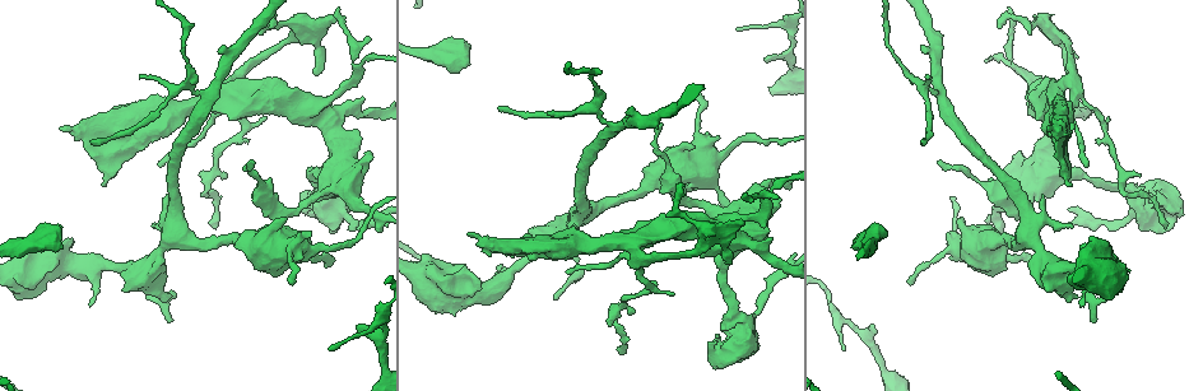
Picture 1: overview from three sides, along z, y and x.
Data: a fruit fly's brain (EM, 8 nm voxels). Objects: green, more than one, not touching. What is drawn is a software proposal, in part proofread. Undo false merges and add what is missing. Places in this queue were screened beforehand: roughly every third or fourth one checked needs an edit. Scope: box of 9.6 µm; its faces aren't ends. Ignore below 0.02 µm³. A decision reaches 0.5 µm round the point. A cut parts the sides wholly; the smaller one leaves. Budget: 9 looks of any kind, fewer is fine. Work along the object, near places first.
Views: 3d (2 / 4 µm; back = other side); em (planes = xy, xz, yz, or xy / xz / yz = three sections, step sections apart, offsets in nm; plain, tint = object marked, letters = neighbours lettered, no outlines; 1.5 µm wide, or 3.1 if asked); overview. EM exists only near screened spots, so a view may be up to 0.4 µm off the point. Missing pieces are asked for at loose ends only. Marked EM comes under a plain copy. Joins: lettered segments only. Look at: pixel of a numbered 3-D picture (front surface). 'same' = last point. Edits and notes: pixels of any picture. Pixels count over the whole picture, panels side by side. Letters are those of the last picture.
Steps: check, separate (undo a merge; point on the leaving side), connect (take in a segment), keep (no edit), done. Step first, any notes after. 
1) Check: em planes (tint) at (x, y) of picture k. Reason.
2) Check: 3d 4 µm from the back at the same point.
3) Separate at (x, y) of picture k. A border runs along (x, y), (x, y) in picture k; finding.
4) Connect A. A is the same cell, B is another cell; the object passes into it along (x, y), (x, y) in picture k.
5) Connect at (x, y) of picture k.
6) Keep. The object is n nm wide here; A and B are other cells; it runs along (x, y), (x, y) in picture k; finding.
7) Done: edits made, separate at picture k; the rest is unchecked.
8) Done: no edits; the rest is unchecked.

Check: 3d 4 µm at (748, 324) of picture 1. Thin arm on a thick one.

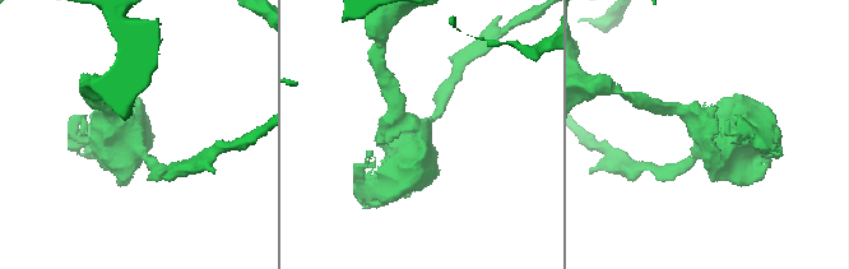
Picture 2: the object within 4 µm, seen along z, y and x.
Check: em planes (letters) at (705, 139) of picture 2.

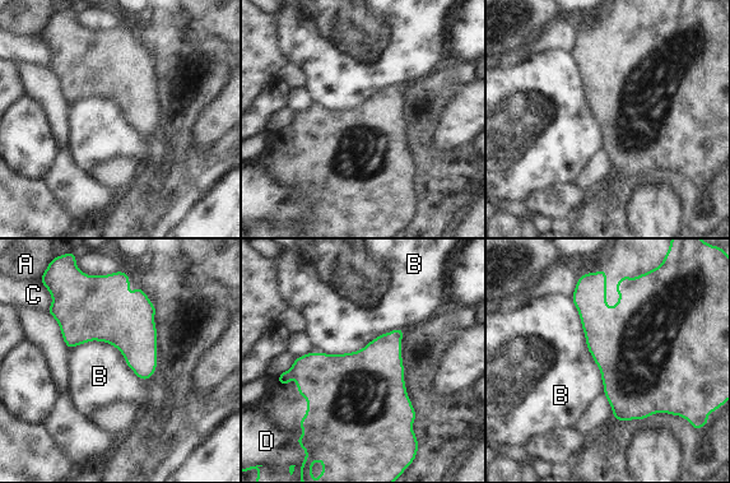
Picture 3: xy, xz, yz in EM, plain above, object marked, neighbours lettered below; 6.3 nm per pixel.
Keep. The longest contact is with B, 650 nm; A, B, C and D are other cells; a border runs along (571, 297), (604, 393) in picture 3; all the same cell.

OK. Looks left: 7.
Check: em planes (tint) at (1031, 197) of picture 1.

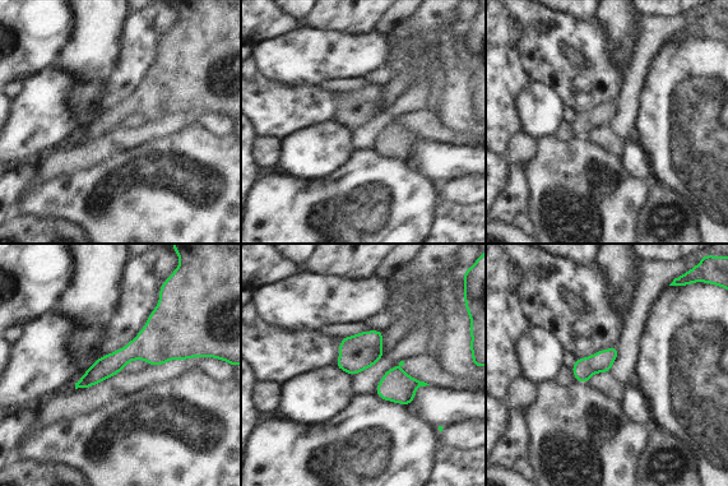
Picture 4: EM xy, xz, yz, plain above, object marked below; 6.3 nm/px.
Check: em planes (letters) at the same point. What lies round it.

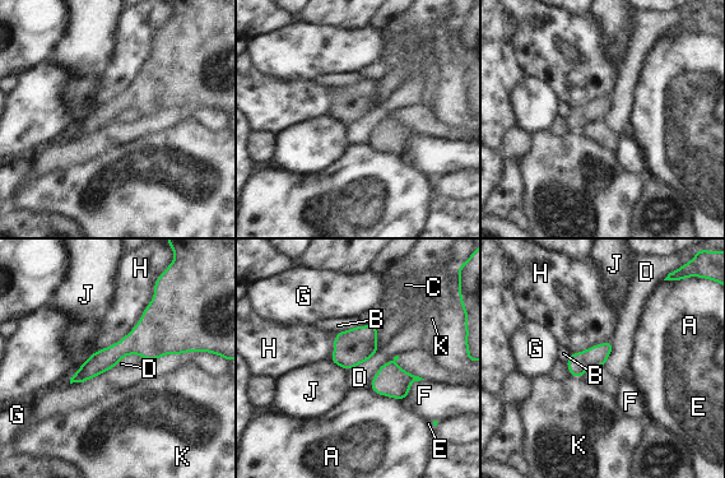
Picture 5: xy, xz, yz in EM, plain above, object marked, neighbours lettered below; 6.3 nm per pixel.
Keep. The object is 130 nm wide here; A, B, C, D, E, F, G, H, J and K are other cells; a border runs along (330, 360), (345, 370) in picture 5; continuous, no second cell.

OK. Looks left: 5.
Check: em planes (letters) at (766, 62) of picture 1. Branch stops here.

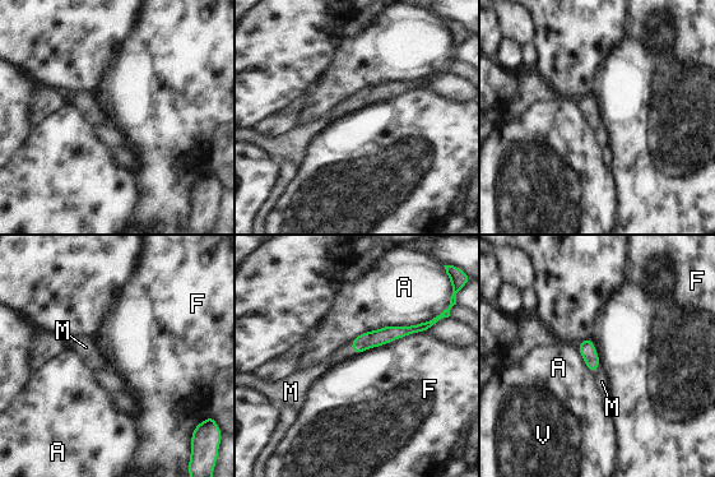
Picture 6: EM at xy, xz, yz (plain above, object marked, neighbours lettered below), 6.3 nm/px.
Connect M. The longest contact is with A, 550 nm; M is the same cell, A, F and V are other cells; the object passes into it along (586, 348), (595, 367), (602, 381) in picture 6; it goes on there.

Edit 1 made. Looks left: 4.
Check: em planes (letters) at (780, 206) of picture 1.

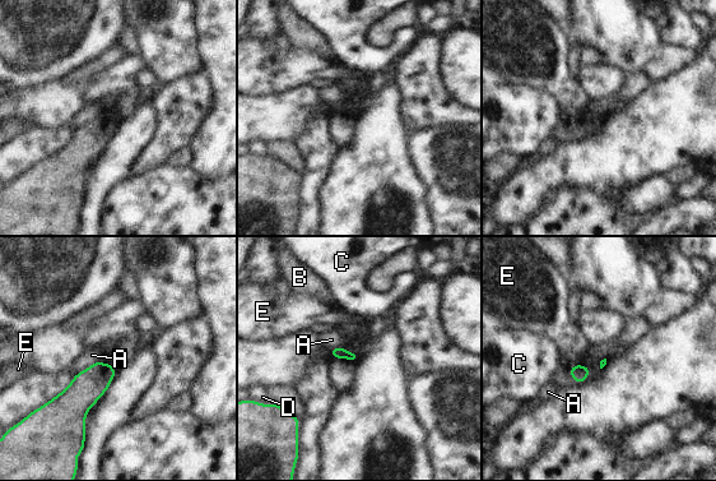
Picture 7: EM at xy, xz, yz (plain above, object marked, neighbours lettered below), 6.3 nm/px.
Connect B. The longest contact is with A, 190 nm; B is the same cell, A, C, D and E are other cells; the cell continues.

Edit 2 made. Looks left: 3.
Done: edits made, connect at picture 6, connect at picture 7; the rest is unchecked.

